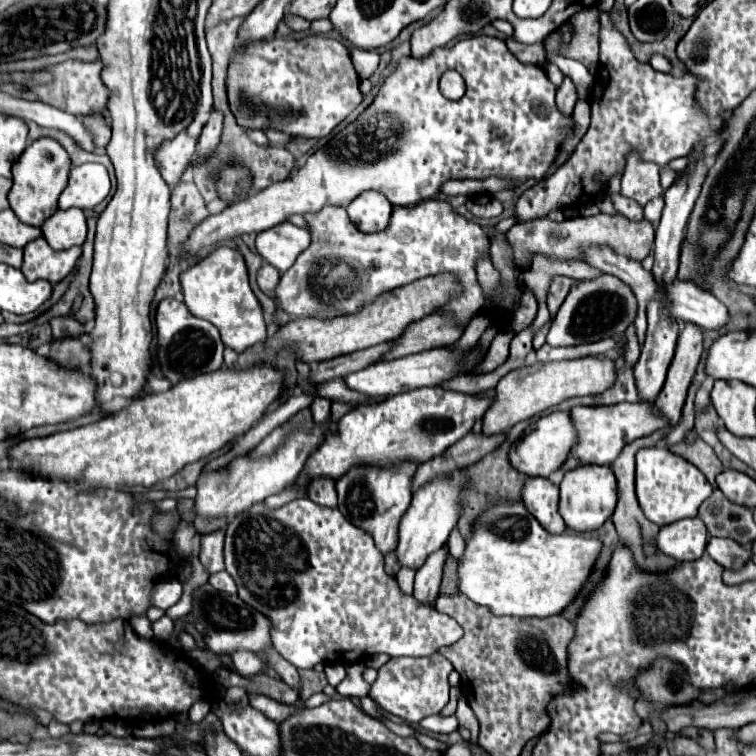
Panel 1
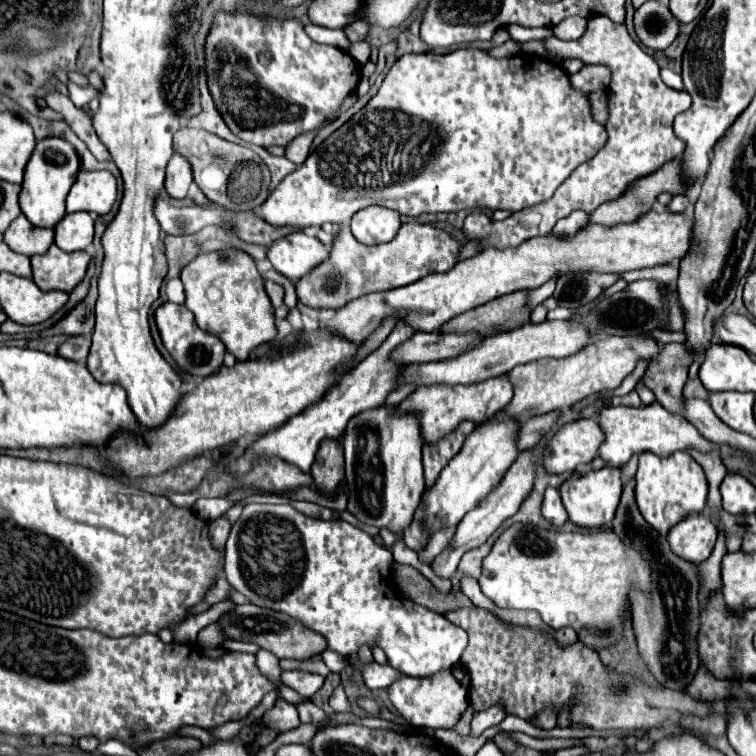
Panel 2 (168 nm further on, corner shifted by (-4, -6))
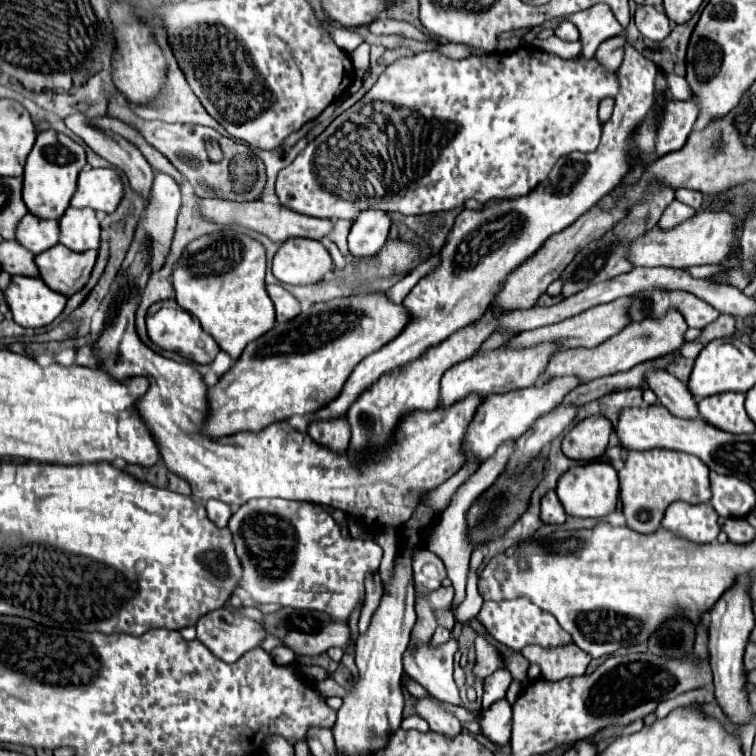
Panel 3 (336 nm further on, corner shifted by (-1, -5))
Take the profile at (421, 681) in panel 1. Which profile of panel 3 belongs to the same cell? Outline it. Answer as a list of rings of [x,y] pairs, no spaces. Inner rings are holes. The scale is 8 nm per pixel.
[[[419,699],[417,703],[417,713],[429,723],[431,731],[447,737],[455,737],[461,733],[461,723],[447,711],[443,711],[433,699]]]

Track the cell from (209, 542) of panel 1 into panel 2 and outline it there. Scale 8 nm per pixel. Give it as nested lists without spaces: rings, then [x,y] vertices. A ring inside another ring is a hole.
[[[224,516],[210,522],[210,538],[212,538],[212,546],[216,550],[224,550],[228,534],[230,534],[230,522]]]

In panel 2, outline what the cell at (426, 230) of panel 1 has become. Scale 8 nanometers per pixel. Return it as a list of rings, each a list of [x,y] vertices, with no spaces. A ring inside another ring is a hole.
[[[342,224],[334,236],[328,260],[314,266],[308,276],[296,282],[296,294],[304,306],[336,310],[370,292],[400,288],[428,276],[430,272],[448,272],[458,264],[460,248],[462,244],[454,236],[446,230],[434,228],[432,224],[402,224],[394,240],[376,246],[364,246],[352,236],[350,226]]]

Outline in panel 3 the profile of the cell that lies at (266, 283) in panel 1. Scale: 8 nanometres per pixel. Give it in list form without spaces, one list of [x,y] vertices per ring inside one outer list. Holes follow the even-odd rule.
[[[267,285],[267,293],[275,305],[275,315],[277,315],[277,323],[285,323],[293,317],[299,315],[301,305],[299,301],[281,285]]]

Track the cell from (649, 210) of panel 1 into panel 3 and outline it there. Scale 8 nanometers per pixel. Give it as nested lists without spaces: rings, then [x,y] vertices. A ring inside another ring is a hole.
[[[677,189],[675,191],[675,197],[681,201],[681,203],[687,203],[687,205],[691,205],[691,207],[695,207],[695,209],[699,209],[701,205],[703,205],[703,201],[701,201],[701,193],[699,191],[693,191],[693,189]]]

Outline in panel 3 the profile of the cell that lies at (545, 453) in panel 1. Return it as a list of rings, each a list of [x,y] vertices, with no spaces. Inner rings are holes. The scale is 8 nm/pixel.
[[[593,415],[579,421],[563,439],[563,453],[575,461],[595,461],[599,459],[611,437],[613,425],[603,415]]]

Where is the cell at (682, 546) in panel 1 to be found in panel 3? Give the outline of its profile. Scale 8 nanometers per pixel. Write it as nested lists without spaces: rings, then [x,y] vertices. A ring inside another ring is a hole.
[[[675,501],[667,507],[661,525],[693,543],[711,543],[721,531],[717,527],[717,513],[709,503],[689,505],[685,501]]]

